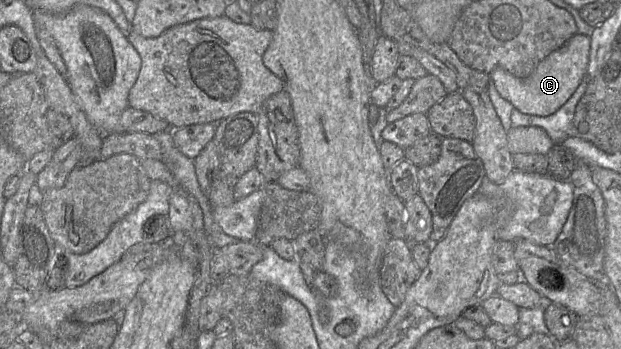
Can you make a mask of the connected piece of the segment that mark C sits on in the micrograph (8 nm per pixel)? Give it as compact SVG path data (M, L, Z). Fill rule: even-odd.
M576 33L560 48L541 60L528 77L518 78L497 67L489 74L490 79L500 96L509 101L515 109L528 115L549 116L566 103L586 77L590 42L590 36Z

